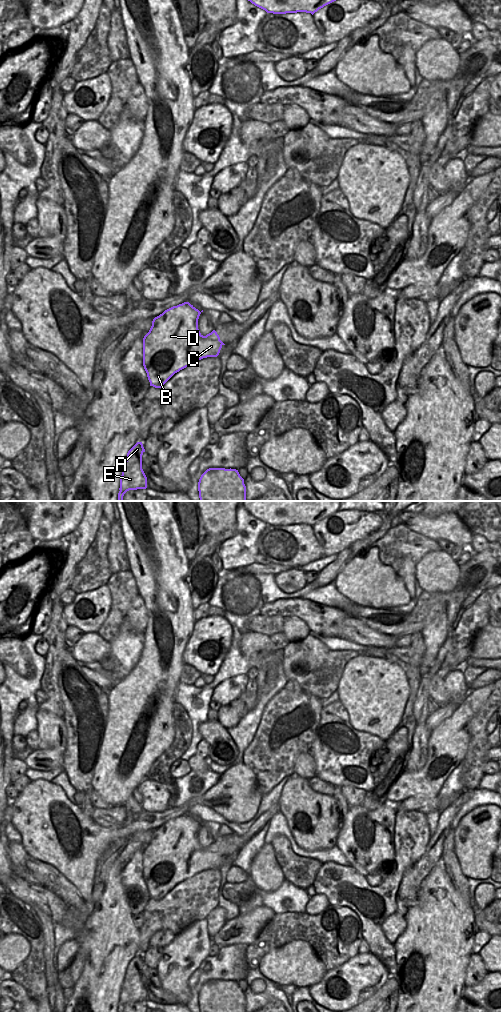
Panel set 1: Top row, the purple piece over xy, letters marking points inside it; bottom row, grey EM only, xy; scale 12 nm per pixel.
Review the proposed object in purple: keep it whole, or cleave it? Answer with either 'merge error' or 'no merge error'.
no merge error

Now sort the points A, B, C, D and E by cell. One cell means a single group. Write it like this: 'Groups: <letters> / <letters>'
Groups: A B C D E

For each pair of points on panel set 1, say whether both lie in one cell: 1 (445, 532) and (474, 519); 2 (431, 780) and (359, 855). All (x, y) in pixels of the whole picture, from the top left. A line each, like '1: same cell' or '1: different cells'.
1: different cells
2: different cells

